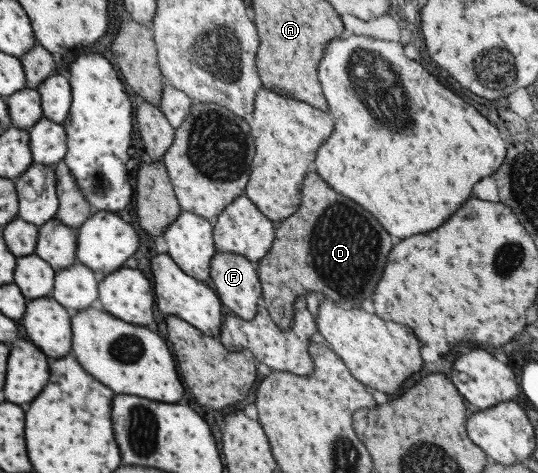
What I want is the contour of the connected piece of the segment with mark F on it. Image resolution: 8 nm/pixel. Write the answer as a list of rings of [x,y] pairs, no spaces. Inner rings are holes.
[[[216,251],[209,259],[209,285],[215,291],[225,311],[239,316],[243,320],[251,320],[257,305],[261,301],[261,286],[255,264],[247,258],[233,252]]]

